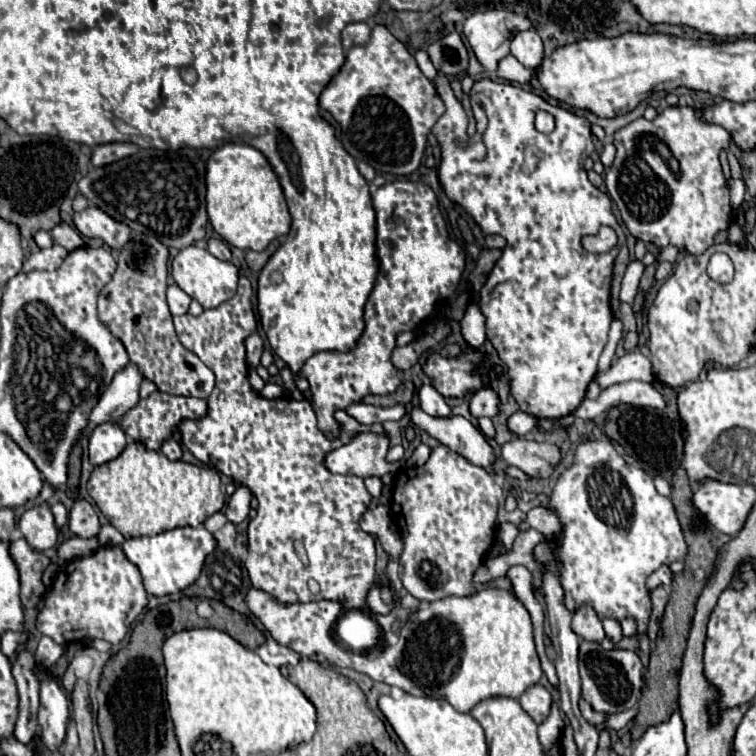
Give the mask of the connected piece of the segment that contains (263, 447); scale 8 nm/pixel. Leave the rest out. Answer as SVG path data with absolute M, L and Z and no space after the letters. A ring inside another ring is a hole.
M245 276L239 278L239 288L237 288L235 296L233 296L231 300L223 302L219 308L203 310L201 316L191 316L191 314L175 316L173 322L175 322L175 330L177 330L177 336L179 336L181 344L183 344L187 350L195 352L195 354L213 370L213 374L215 374L215 378L217 378L215 388L213 388L211 396L207 398L207 402L209 402L209 414L207 414L205 418L201 418L201 420L183 420L181 426L179 426L181 440L183 440L183 444L193 452L193 456L195 456L199 462L203 462L203 464L209 466L209 468L213 466L217 472L221 472L221 474L225 474L225 476L231 476L231 478L233 478L235 482L239 482L239 484L249 486L251 492L253 492L253 496L259 500L257 516L249 522L249 528L247 528L247 534L249 534L249 554L247 554L247 560L245 560L245 568L247 568L247 572L249 572L251 584L253 584L255 588L261 588L261 590L269 592L273 598L277 598L277 600L283 602L283 604L317 602L317 600L341 600L341 602L347 604L347 608L365 608L367 592L371 590L371 586L373 586L376 578L376 546L375 538L373 538L371 534L367 534L367 532L361 530L359 518L361 518L361 514L369 508L369 504L371 504L371 494L367 492L367 488L365 488L365 484L363 484L361 478L357 478L357 476L337 476L337 474L331 474L331 472L323 466L323 458L325 458L327 452L331 452L331 450L347 444L347 442L353 438L355 432L381 432L383 426L381 426L381 424L363 426L363 424L359 424L355 418L351 418L345 410L337 410L337 412L335 412L335 420L337 420L337 424L339 424L339 436L337 436L337 438L329 438L329 436L325 436L325 434L317 428L317 418L315 418L313 406L311 406L307 400L295 400L295 398L285 398L285 396L275 398L275 400L267 400L267 398L263 398L259 392L255 392L255 390L251 388L251 384L249 384L249 380L247 380L245 338L255 332L255 318L253 318L253 308L251 308L251 282L249 282ZM295 540L301 540L301 542L305 544L305 550L307 550L307 556L309 556L309 566L305 566L305 564L299 560L299 556L295 554L295 550L293 550L293 542L295 542ZM311 578L317 580L317 584L319 584L319 592L317 592L317 594L313 594L313 592L309 590L309 580L311 580Z

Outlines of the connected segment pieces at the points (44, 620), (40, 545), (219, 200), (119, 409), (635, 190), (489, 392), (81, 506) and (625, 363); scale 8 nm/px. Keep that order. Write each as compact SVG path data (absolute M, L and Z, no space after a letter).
M103 546L87 558L71 560L61 566L53 580L53 588L45 594L43 608L39 610L37 630L57 644L93 638L119 644L137 616L145 610L147 602L149 598L139 568L127 560L121 546Z
M45 504L27 510L19 520L19 530L23 532L27 544L37 552L49 550L57 544L59 530L55 526L49 506Z
M229 142L229 144L217 148L207 162L205 182L207 182L207 214L209 214L209 220L215 228L215 232L223 240L227 240L231 246L237 246L241 250L265 250L265 246L271 240L285 236L289 232L291 214L287 210L283 188L279 184L277 174L271 168L271 164L267 162L267 158L257 148L253 148L249 144L235 144L235 142Z
M129 362L125 368L121 368L113 382L109 384L109 388L105 390L105 394L101 396L101 400L97 402L97 406L93 408L91 416L89 416L89 426L83 430L83 434L91 432L97 424L109 420L109 422L117 422L129 408L133 408L139 402L139 386L141 386L141 370L137 368L137 364Z
M667 106L655 120L637 118L613 134L617 156L605 172L605 184L611 200L617 204L627 230L641 240L653 242L657 248L687 248L689 254L703 254L719 230L727 230L733 218L727 180L721 172L719 152L729 146L731 134L717 124L701 120L695 108Z
M483 386L477 390L469 402L469 412L473 418L489 416L493 418L499 412L499 396L491 386Z
M77 500L69 510L69 528L75 536L81 536L81 538L97 536L101 524L93 506L87 500Z
M627 352L623 358L619 358L609 372L597 374L595 378L601 388L607 388L617 382L627 382L627 380L641 380L641 382L653 382L653 370L651 362L647 356L639 352Z

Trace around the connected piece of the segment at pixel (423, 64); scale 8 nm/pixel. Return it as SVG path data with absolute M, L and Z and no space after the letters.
M418 50L415 54L415 59L423 74L425 74L431 83L434 84L433 81L437 77L438 72L434 69L427 52L424 50Z

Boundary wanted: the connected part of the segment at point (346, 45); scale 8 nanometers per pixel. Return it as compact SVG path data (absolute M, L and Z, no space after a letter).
M365 22L347 24L343 30L343 50L347 52L351 46L365 46L371 38L371 28Z

